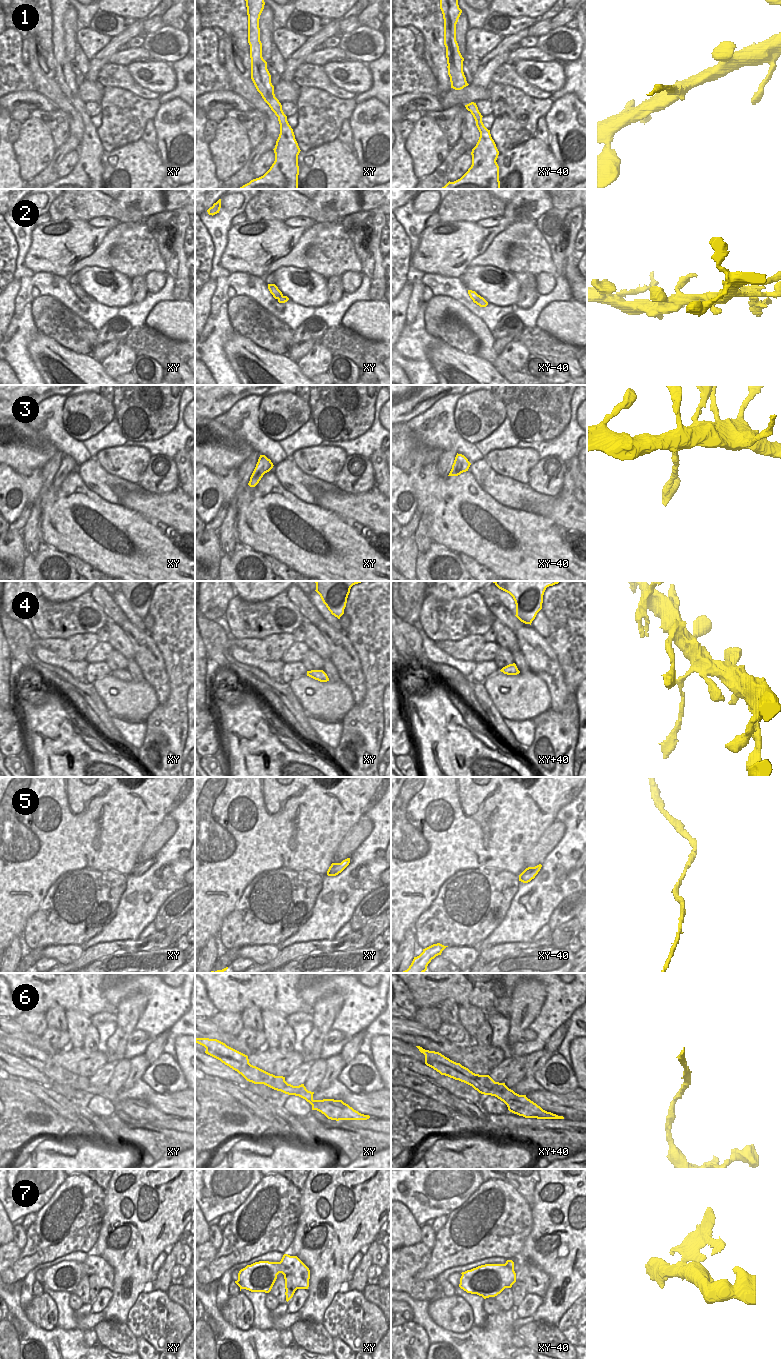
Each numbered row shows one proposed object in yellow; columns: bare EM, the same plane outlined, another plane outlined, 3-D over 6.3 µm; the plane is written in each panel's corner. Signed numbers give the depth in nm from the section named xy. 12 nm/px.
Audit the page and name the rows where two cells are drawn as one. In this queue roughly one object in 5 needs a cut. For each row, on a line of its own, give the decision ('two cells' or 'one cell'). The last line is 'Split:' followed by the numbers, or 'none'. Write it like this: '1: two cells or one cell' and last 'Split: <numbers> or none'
1: two cells
2: one cell
3: one cell
4: two cells
5: one cell
6: one cell
7: one cell
Split: 1, 4

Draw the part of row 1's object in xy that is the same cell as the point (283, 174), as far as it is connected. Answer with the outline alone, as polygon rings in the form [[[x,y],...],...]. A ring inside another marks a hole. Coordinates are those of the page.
[[[264,91],[261,96],[278,117],[280,124],[280,134],[273,149],[275,161],[263,176],[251,180],[239,189],[298,189],[298,155],[301,150],[293,129],[275,94]]]

